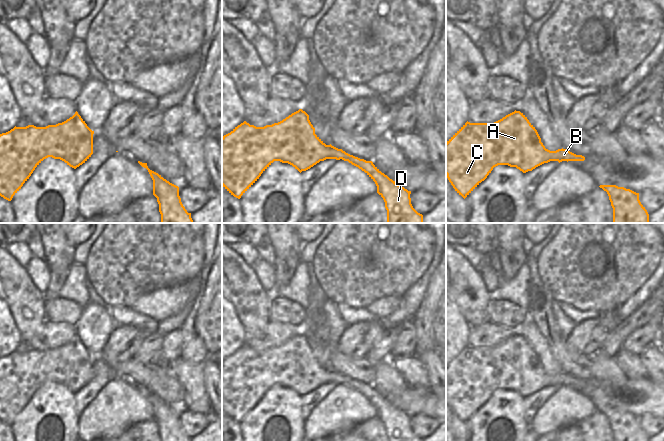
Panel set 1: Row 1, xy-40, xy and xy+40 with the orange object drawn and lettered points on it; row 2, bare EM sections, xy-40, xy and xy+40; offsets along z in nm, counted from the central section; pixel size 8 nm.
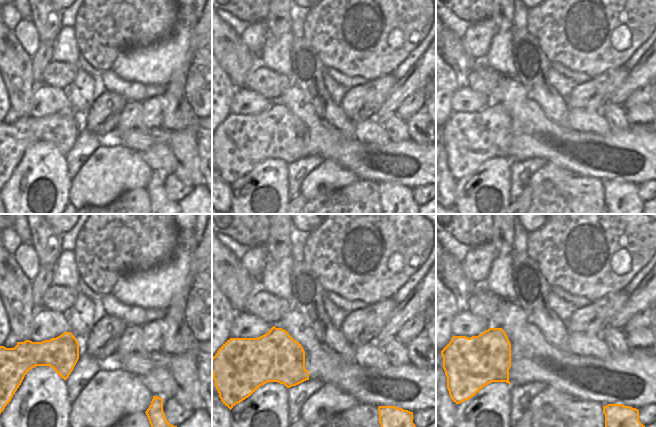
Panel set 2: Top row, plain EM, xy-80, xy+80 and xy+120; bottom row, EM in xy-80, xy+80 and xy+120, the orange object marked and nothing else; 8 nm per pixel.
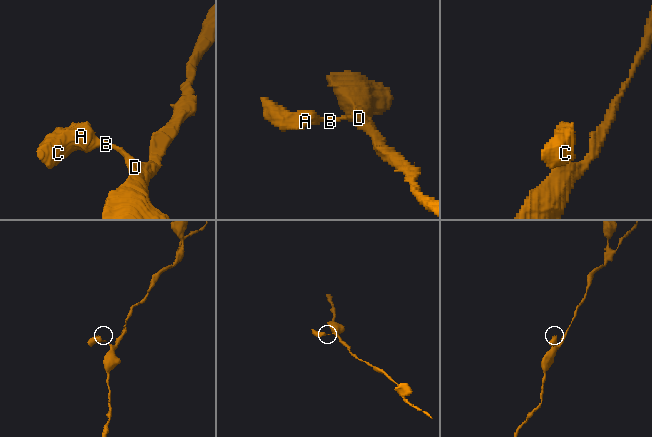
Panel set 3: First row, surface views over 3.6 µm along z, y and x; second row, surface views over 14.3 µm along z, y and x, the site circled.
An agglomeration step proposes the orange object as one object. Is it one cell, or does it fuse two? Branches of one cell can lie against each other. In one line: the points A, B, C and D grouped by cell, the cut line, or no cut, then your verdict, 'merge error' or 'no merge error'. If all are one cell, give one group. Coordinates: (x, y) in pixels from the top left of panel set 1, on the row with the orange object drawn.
A B C D | no cut | no merge error

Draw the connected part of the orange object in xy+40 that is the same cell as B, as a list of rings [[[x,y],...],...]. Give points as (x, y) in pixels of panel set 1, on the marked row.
[[[514,111],[494,123],[466,122],[446,142],[446,175],[455,189],[464,199],[498,165],[516,167],[523,173],[550,161],[584,161],[585,157],[566,149],[550,151],[545,148],[535,127],[520,111]]]

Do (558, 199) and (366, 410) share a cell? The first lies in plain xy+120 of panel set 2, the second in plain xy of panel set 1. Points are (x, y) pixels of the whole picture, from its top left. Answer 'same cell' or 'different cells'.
different cells

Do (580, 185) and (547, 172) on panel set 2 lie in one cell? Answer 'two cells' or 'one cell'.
two cells

